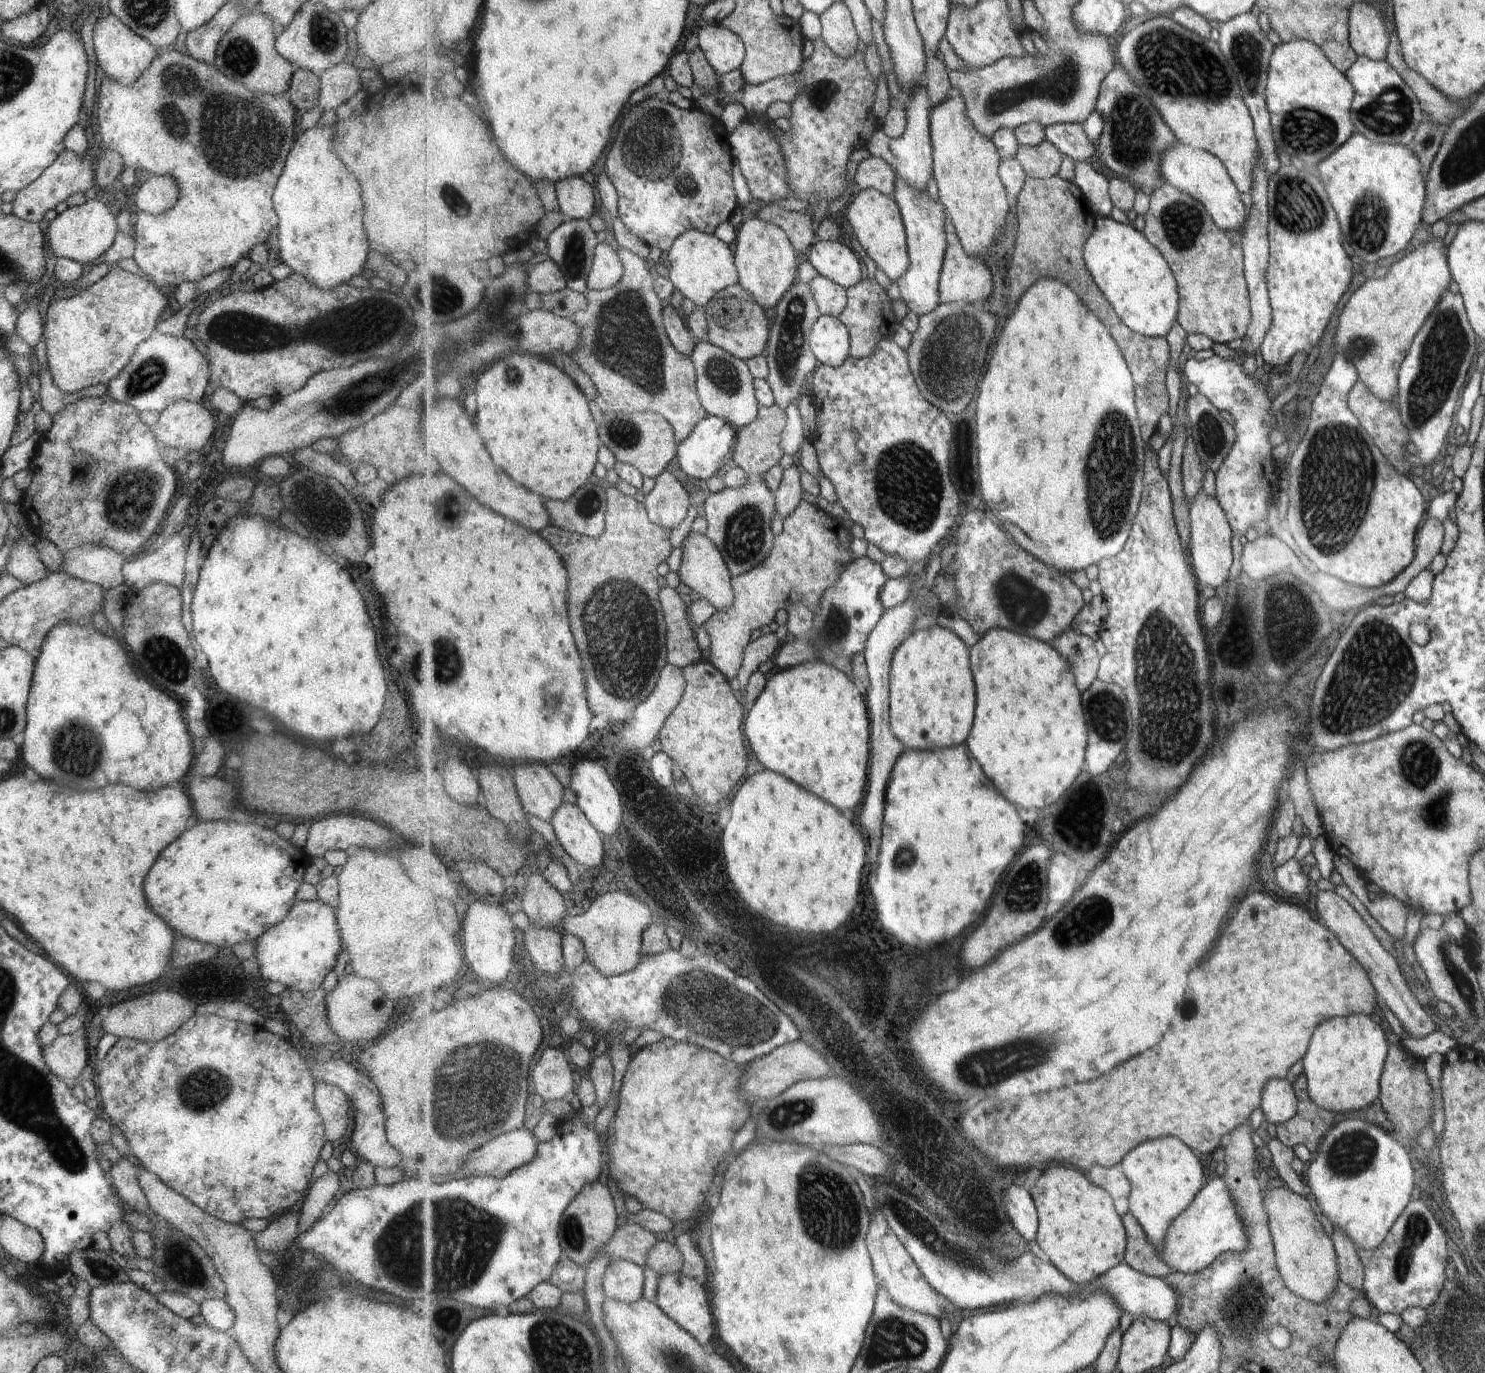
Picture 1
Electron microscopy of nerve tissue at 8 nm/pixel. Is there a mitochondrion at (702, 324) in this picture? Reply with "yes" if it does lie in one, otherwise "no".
no

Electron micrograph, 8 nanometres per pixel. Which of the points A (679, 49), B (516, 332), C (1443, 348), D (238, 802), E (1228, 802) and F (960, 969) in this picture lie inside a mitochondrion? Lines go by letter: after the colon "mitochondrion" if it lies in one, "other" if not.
A: other
B: mitochondrion
C: mitochondrion
D: other
E: other
F: other

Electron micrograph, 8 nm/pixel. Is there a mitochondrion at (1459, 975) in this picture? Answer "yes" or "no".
yes

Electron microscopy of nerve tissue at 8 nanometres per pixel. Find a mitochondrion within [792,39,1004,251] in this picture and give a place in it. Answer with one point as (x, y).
(821, 92)

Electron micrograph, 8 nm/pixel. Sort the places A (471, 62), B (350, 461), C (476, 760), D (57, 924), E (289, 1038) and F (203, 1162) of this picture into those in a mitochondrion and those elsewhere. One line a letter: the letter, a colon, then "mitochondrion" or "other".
A: other
B: other
C: other
D: other
E: other
F: other

